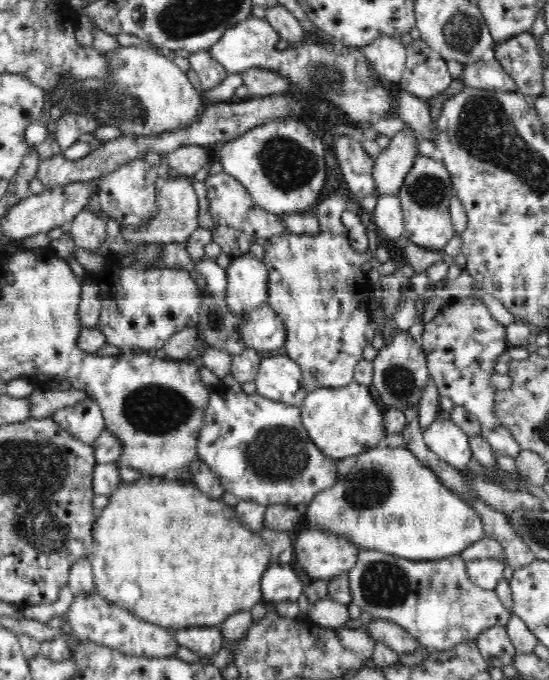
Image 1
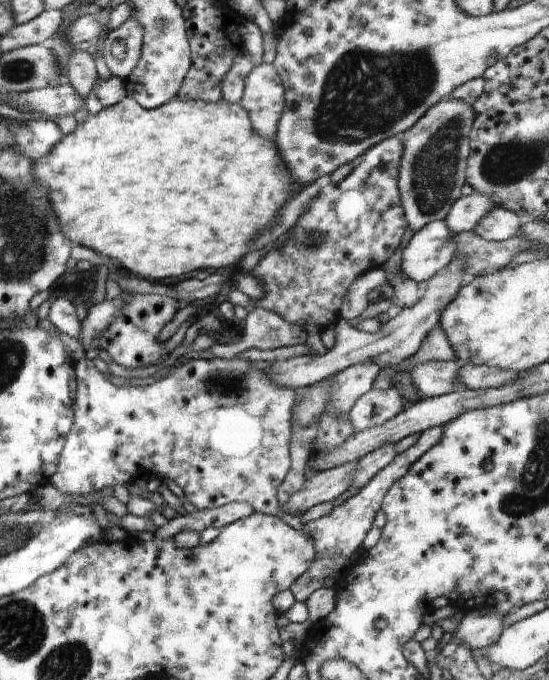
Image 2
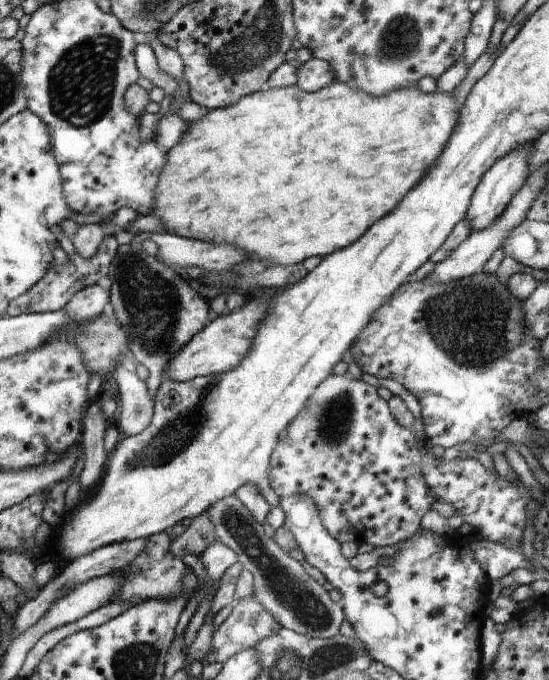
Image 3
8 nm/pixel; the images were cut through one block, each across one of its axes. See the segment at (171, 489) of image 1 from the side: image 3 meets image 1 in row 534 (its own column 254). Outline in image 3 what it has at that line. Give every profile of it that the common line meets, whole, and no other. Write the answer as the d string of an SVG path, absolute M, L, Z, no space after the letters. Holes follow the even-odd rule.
M332 81L328 86L313 93L302 90L298 85L271 89L266 87L243 96L226 108L209 110L197 121L190 122L182 140L165 151L165 163L154 189L151 214L148 215L158 217L163 228L170 234L217 245L234 245L236 249L242 249L247 253L248 260L258 258L269 265L286 266L302 263L304 259L313 255L324 258L356 242L374 222L389 215L402 197L416 186L442 152L450 133L453 133L461 104L462 99L452 97L450 93L425 94L419 88L402 89L386 96L373 97L338 81Z

